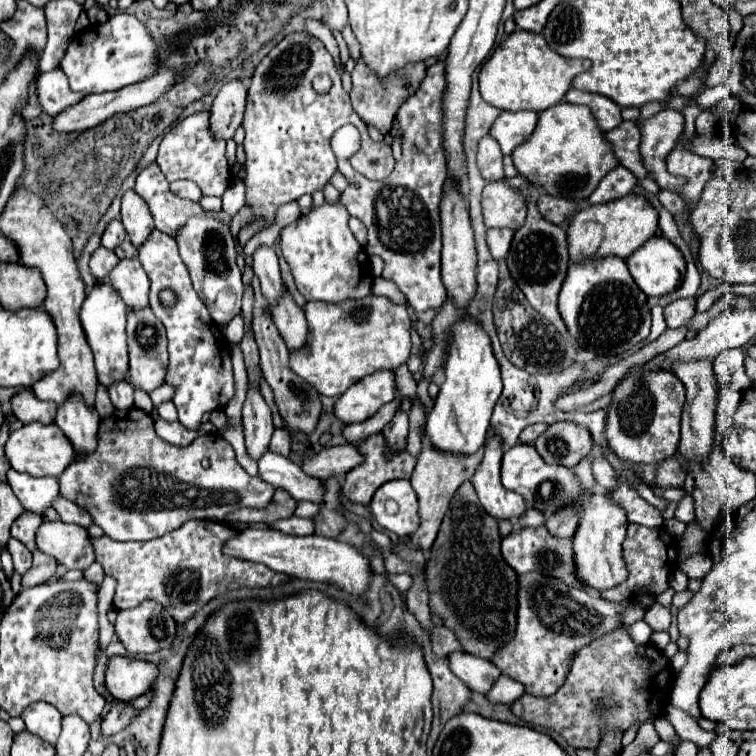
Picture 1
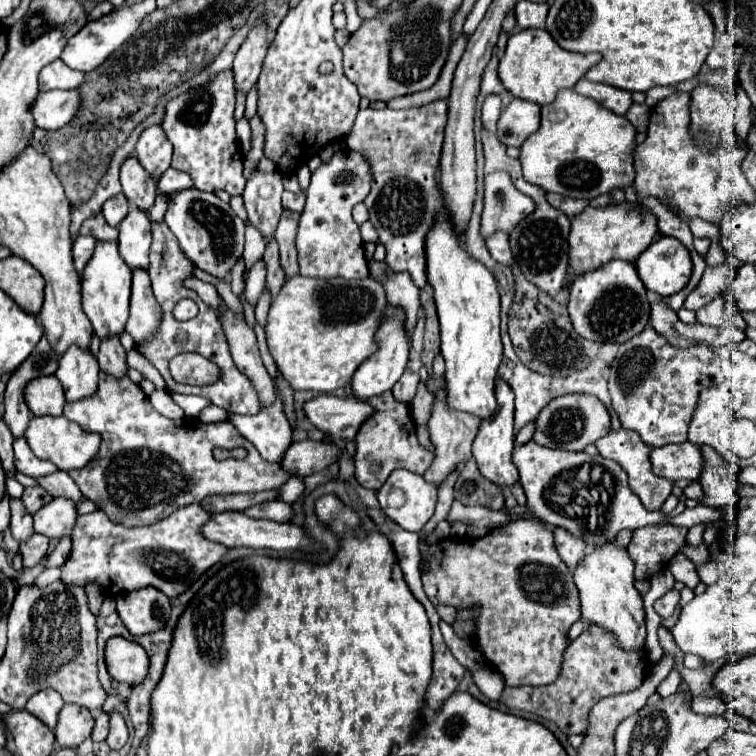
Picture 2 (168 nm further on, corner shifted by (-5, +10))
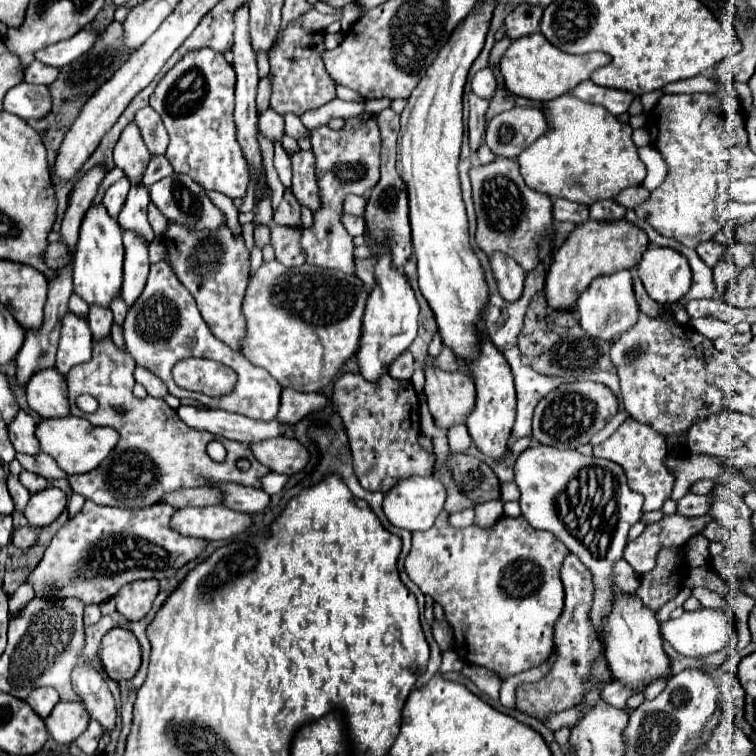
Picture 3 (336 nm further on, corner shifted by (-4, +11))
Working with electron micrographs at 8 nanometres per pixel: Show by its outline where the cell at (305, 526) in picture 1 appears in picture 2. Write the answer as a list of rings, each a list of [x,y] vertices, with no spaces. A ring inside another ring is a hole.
[[[270,500],[258,506],[250,506],[246,508],[246,514],[252,518],[266,518],[266,520],[276,520],[276,522],[286,522],[292,516],[292,508],[290,504],[282,502],[282,500]]]

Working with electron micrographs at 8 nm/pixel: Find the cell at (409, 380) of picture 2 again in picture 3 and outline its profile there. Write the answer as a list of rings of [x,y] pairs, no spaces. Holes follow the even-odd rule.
[[[407,351],[407,353],[403,353],[397,361],[393,361],[393,365],[389,367],[389,375],[393,377],[393,379],[405,379],[405,381],[409,381],[411,379],[411,375],[413,375],[413,371],[415,371],[415,359],[413,359],[413,355]]]

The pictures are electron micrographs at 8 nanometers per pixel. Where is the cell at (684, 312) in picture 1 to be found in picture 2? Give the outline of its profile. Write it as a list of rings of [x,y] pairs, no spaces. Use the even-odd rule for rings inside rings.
[[[724,262],[720,266],[708,266],[704,270],[702,282],[696,286],[696,290],[686,298],[684,306],[692,312],[700,310],[702,306],[706,306],[708,302],[712,302],[712,298],[723,292],[730,286],[736,276],[737,269],[732,267],[730,262]]]

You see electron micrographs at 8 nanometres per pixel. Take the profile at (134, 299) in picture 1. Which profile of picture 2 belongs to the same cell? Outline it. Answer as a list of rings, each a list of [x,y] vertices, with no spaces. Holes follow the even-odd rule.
[[[132,208],[118,226],[120,254],[130,268],[148,268],[148,250],[152,244],[152,226],[144,210]]]

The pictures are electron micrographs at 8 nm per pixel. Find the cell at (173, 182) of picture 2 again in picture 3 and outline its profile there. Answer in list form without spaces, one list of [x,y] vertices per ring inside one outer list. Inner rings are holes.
[[[155,155],[155,157],[151,157],[151,161],[147,165],[147,171],[143,175],[143,185],[149,187],[149,185],[153,185],[169,175],[173,175],[173,167],[165,159],[165,155]]]

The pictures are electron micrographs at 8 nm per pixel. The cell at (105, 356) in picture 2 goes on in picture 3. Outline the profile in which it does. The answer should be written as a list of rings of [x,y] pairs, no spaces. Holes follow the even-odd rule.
[[[93,305],[89,309],[89,327],[91,327],[91,333],[93,333],[95,341],[111,337],[111,327],[113,327],[113,313],[111,313],[111,309]]]

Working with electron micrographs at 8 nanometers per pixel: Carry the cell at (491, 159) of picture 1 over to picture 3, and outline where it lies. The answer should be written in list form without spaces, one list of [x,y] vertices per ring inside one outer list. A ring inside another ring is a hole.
[[[487,67],[487,69],[479,71],[479,73],[473,77],[471,87],[473,87],[473,93],[475,93],[477,97],[491,101],[493,95],[495,95],[495,91],[497,91],[497,81],[495,81],[491,69]]]

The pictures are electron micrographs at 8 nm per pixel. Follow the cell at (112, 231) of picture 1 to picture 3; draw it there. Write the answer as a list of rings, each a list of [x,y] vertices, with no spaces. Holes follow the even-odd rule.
[[[123,177],[123,179],[119,179],[117,183],[113,183],[113,185],[107,189],[105,199],[103,199],[103,205],[105,205],[105,209],[107,209],[107,213],[109,213],[111,217],[117,217],[119,211],[123,209],[123,203],[125,203],[125,199],[127,199],[129,187],[131,187],[131,183],[125,181],[125,177]]]

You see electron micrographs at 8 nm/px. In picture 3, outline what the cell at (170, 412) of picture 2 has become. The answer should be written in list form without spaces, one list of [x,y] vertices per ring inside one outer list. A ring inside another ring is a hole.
[[[137,367],[137,369],[135,369],[135,381],[141,383],[151,397],[165,399],[165,395],[169,393],[169,391],[165,389],[165,383],[163,383],[157,375],[153,375],[151,371],[147,371],[145,367]]]

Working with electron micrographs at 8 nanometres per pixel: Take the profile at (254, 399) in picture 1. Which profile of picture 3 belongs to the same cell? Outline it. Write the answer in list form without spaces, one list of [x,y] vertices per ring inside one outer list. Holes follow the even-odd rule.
[[[169,223],[165,245],[171,269],[195,297],[197,307],[211,333],[229,347],[241,351],[241,333],[245,333],[241,301],[245,297],[249,279],[249,253],[243,239],[233,237],[227,227],[221,227],[217,233],[191,233],[185,225]]]

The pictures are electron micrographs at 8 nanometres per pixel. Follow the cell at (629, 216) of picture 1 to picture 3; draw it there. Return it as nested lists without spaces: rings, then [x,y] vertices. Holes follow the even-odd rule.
[[[585,221],[577,225],[571,235],[565,239],[561,249],[555,253],[553,263],[547,271],[547,285],[545,285],[545,297],[547,303],[553,309],[571,309],[585,287],[599,277],[599,275],[609,275],[619,269],[635,269],[641,255],[645,253],[649,245],[649,239],[641,229],[637,229],[635,223],[625,221]]]

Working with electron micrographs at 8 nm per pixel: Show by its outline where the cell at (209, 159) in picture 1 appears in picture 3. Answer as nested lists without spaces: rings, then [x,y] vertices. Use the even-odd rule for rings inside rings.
[[[199,49],[187,53],[151,95],[151,107],[161,115],[169,133],[165,157],[175,173],[189,175],[207,191],[219,191],[231,199],[245,197],[249,183],[245,159],[235,137],[235,85],[235,71],[225,57],[211,49]]]

